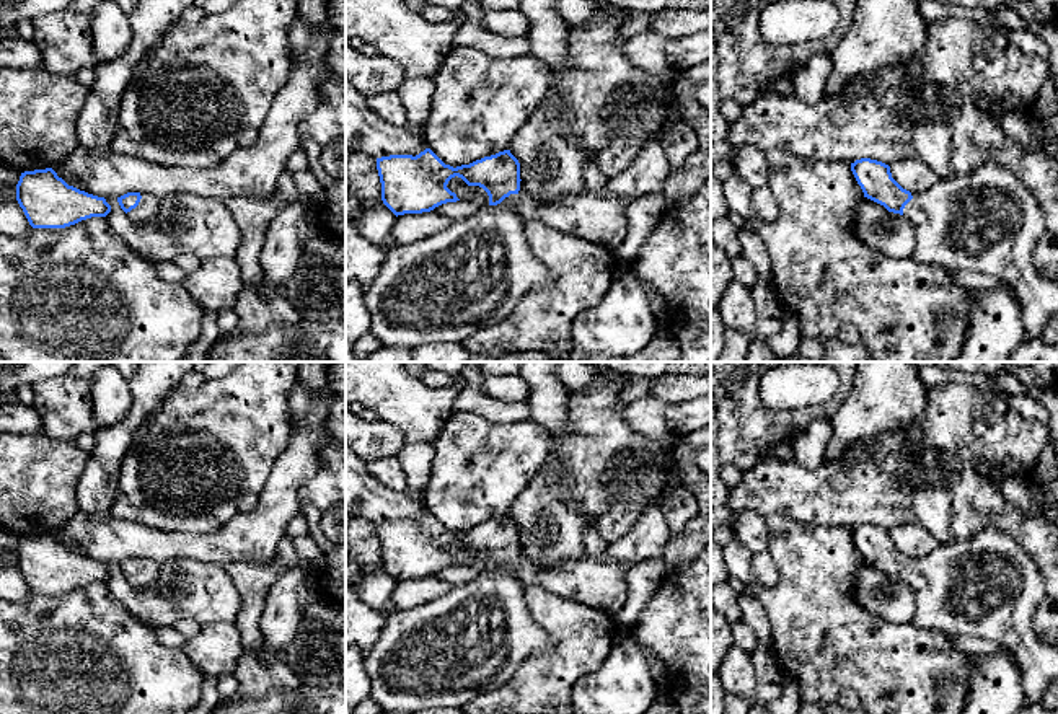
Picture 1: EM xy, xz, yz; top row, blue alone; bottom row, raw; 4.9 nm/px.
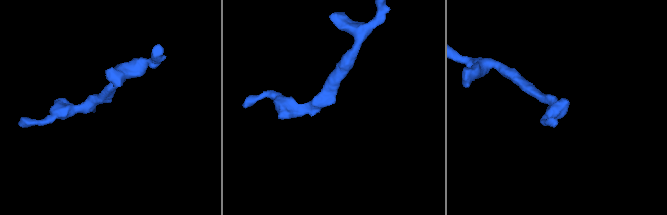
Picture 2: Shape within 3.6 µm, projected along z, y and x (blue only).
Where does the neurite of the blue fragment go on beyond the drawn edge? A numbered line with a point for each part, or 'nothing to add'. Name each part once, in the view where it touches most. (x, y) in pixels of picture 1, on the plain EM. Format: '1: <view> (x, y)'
1: xz (471, 639)

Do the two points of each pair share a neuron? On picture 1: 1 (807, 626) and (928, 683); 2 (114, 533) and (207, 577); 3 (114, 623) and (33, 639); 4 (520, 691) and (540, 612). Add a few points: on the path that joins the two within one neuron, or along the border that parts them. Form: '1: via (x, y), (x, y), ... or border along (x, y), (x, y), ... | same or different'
1: via (837, 644), (866, 652), (899, 670) | same
2: border along (207, 561), (170, 558), (160, 564) | different
3: via (95, 639), (52, 639) | same
4: via (540, 672), (561, 651), (559, 631) | same

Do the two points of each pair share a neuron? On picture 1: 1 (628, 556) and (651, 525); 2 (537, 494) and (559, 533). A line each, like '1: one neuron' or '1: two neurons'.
1: one neuron
2: one neuron

